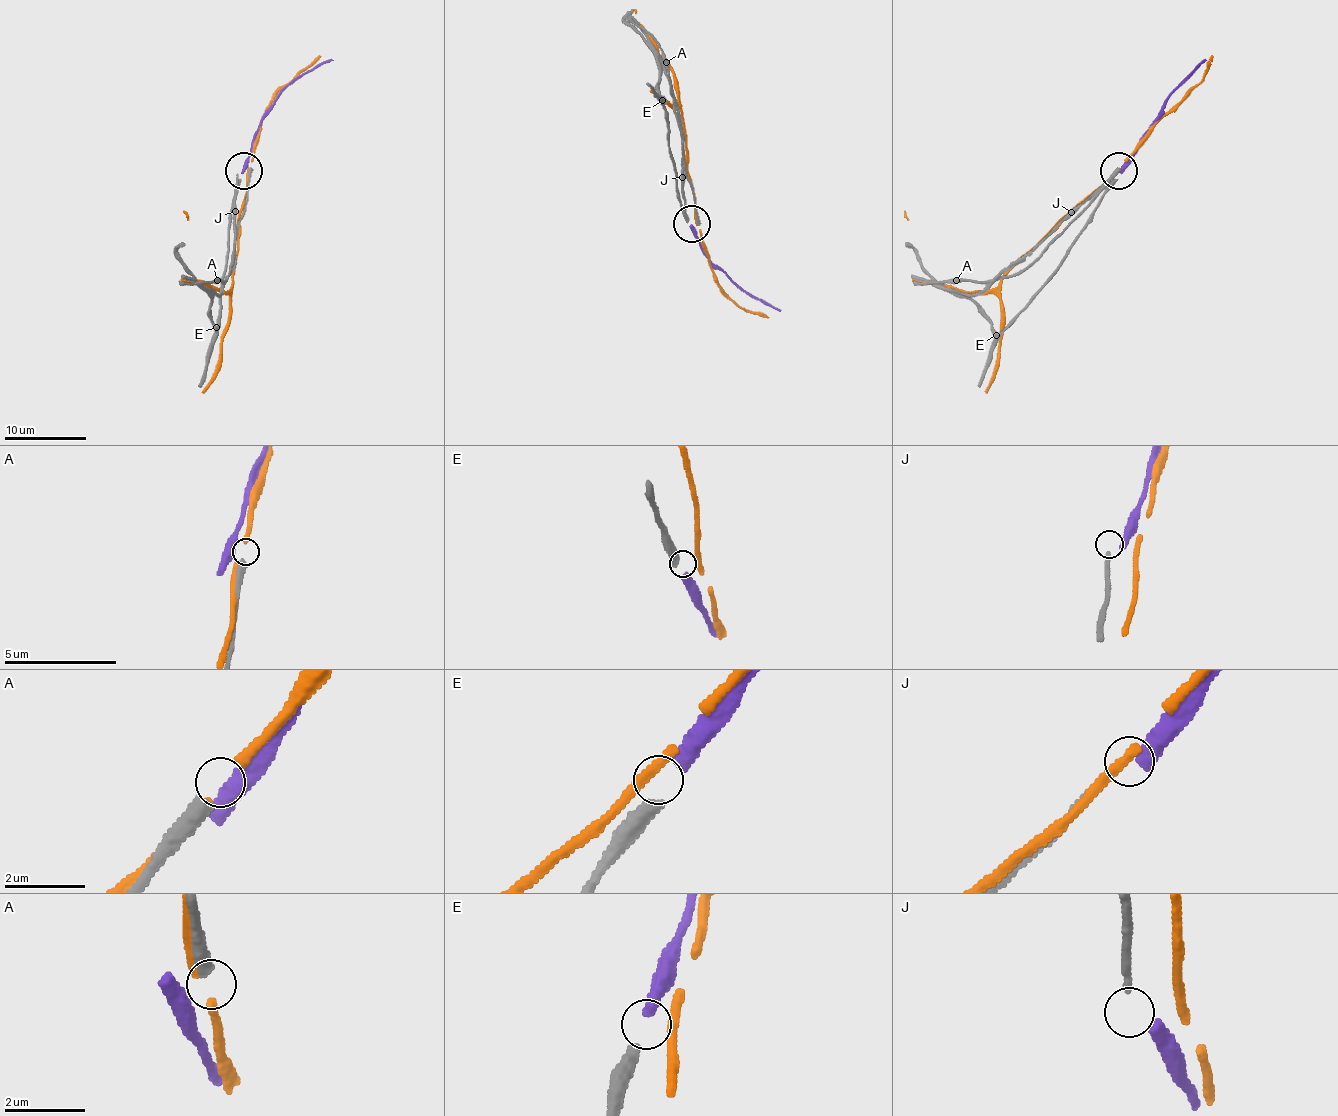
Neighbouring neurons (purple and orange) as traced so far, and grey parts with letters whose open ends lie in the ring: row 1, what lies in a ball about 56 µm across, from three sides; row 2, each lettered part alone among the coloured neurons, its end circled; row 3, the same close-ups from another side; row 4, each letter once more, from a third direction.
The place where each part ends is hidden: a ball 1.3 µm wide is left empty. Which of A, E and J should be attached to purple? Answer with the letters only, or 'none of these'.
E

